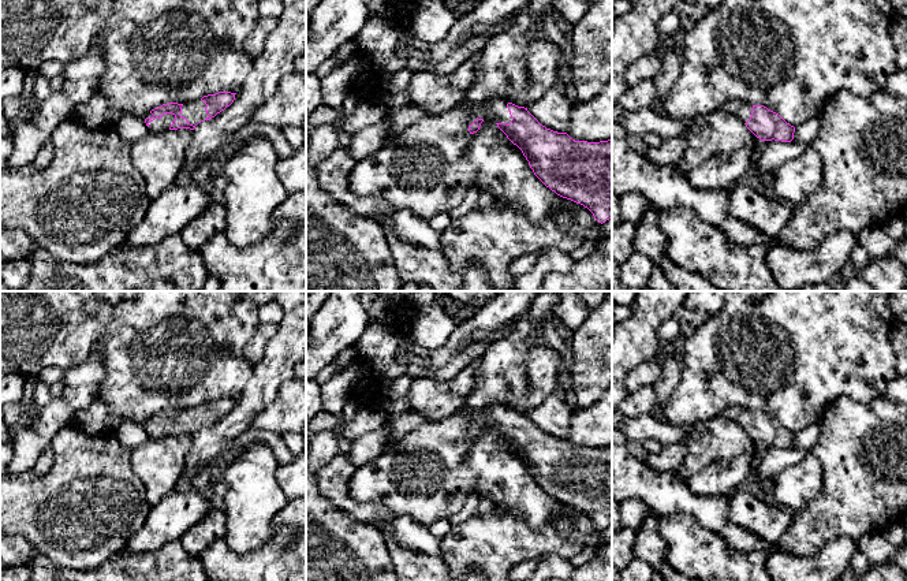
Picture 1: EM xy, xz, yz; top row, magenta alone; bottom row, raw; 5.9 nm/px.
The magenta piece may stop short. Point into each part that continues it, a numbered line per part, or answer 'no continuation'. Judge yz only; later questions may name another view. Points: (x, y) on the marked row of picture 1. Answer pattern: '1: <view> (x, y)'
1: yz (742, 110)

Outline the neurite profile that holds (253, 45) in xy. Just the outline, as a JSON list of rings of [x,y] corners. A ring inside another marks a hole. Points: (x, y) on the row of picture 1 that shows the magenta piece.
[[[260,16],[254,29],[243,42],[243,51],[250,59],[254,59],[261,53],[268,36],[275,27],[276,19]]]

